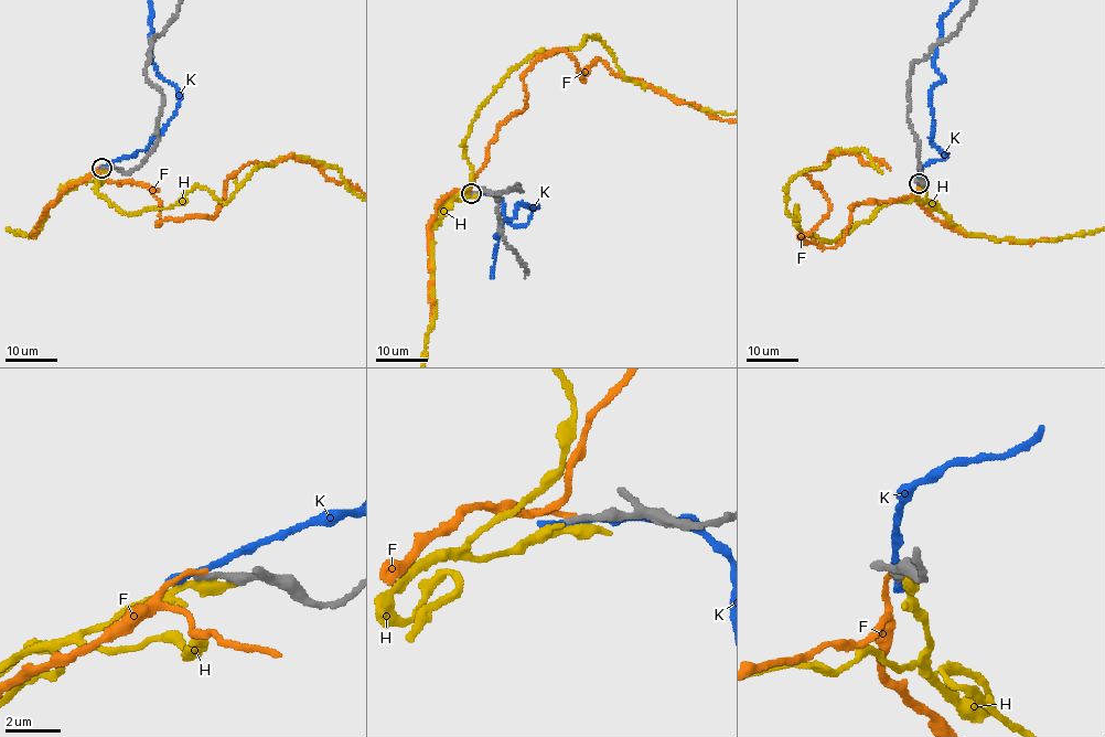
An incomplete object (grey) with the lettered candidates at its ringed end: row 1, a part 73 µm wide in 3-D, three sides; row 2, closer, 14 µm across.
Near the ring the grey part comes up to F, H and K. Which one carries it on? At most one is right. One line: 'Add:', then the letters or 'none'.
Add: none

